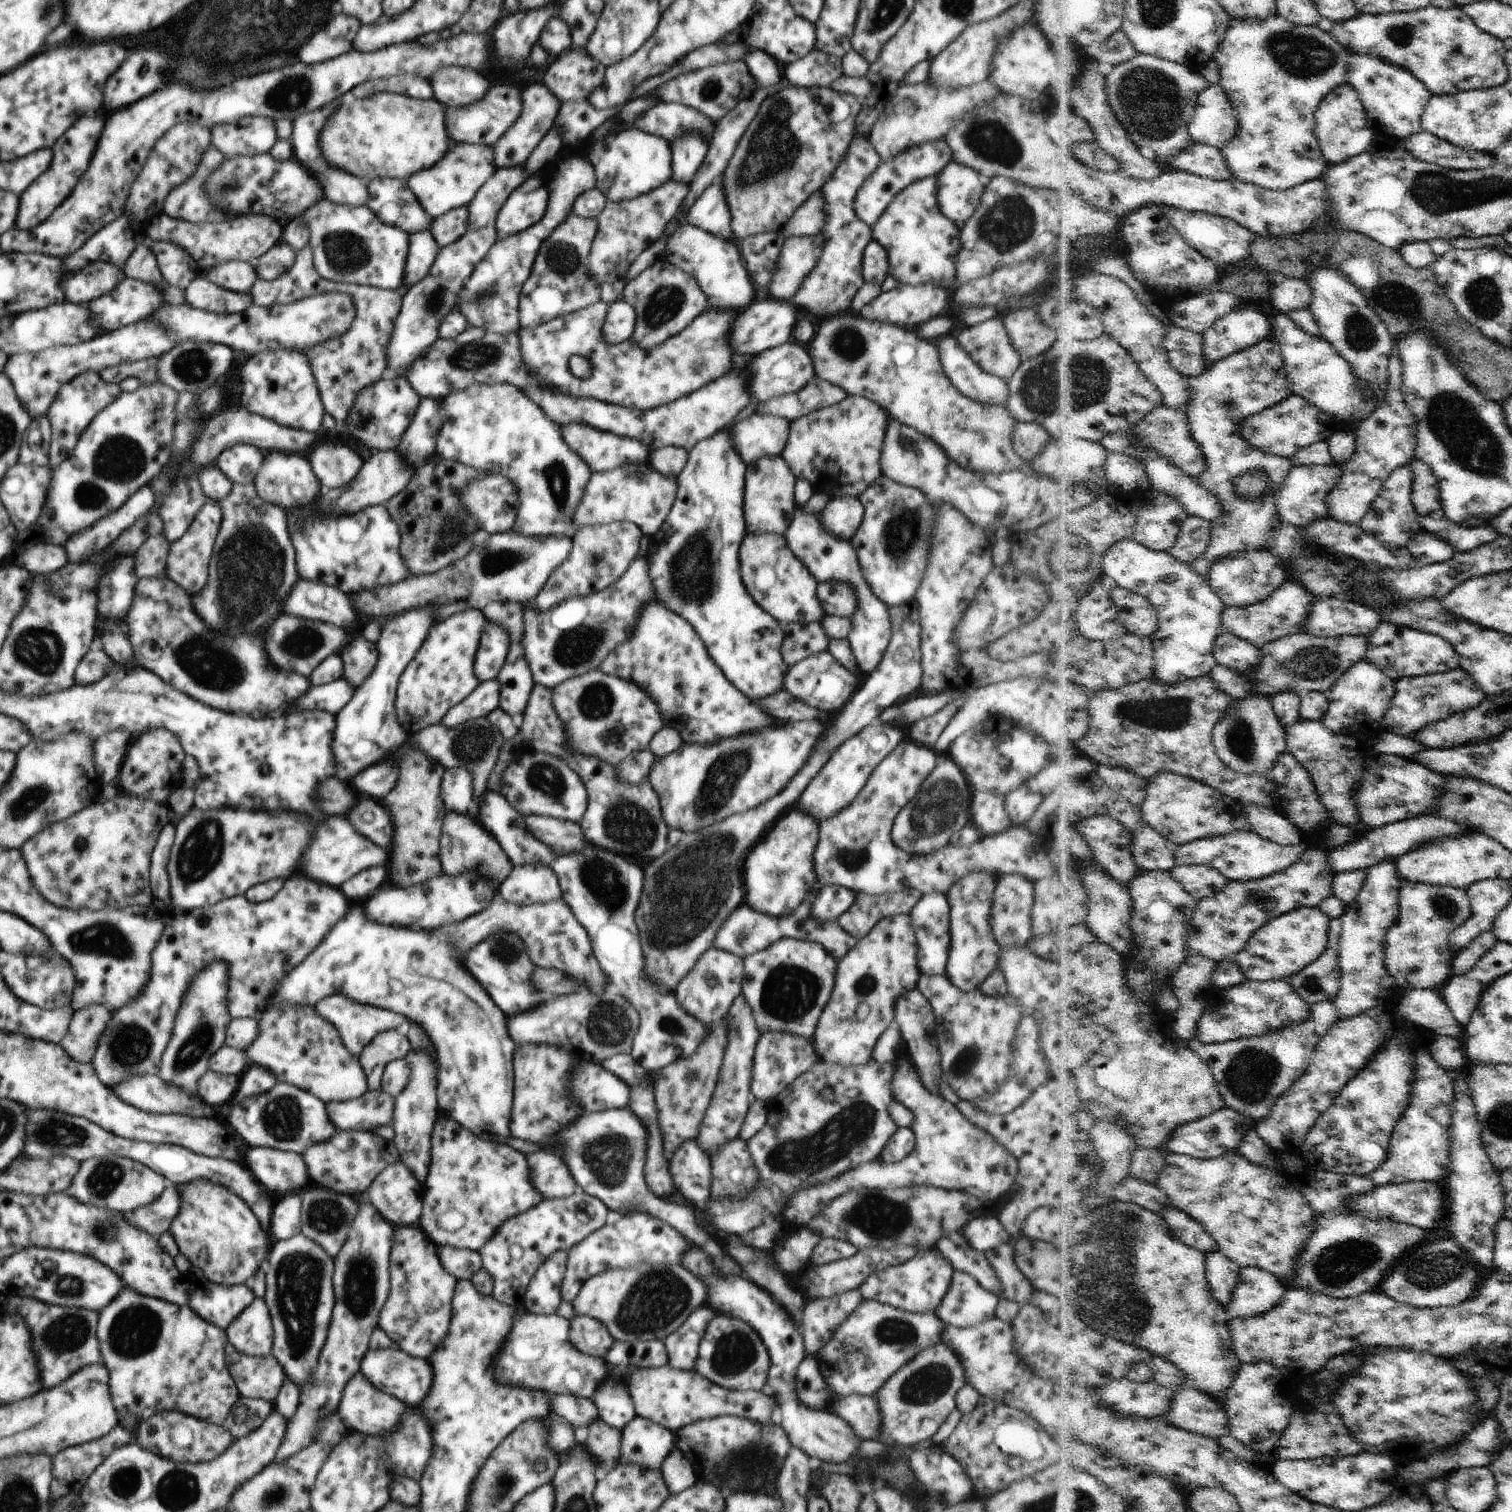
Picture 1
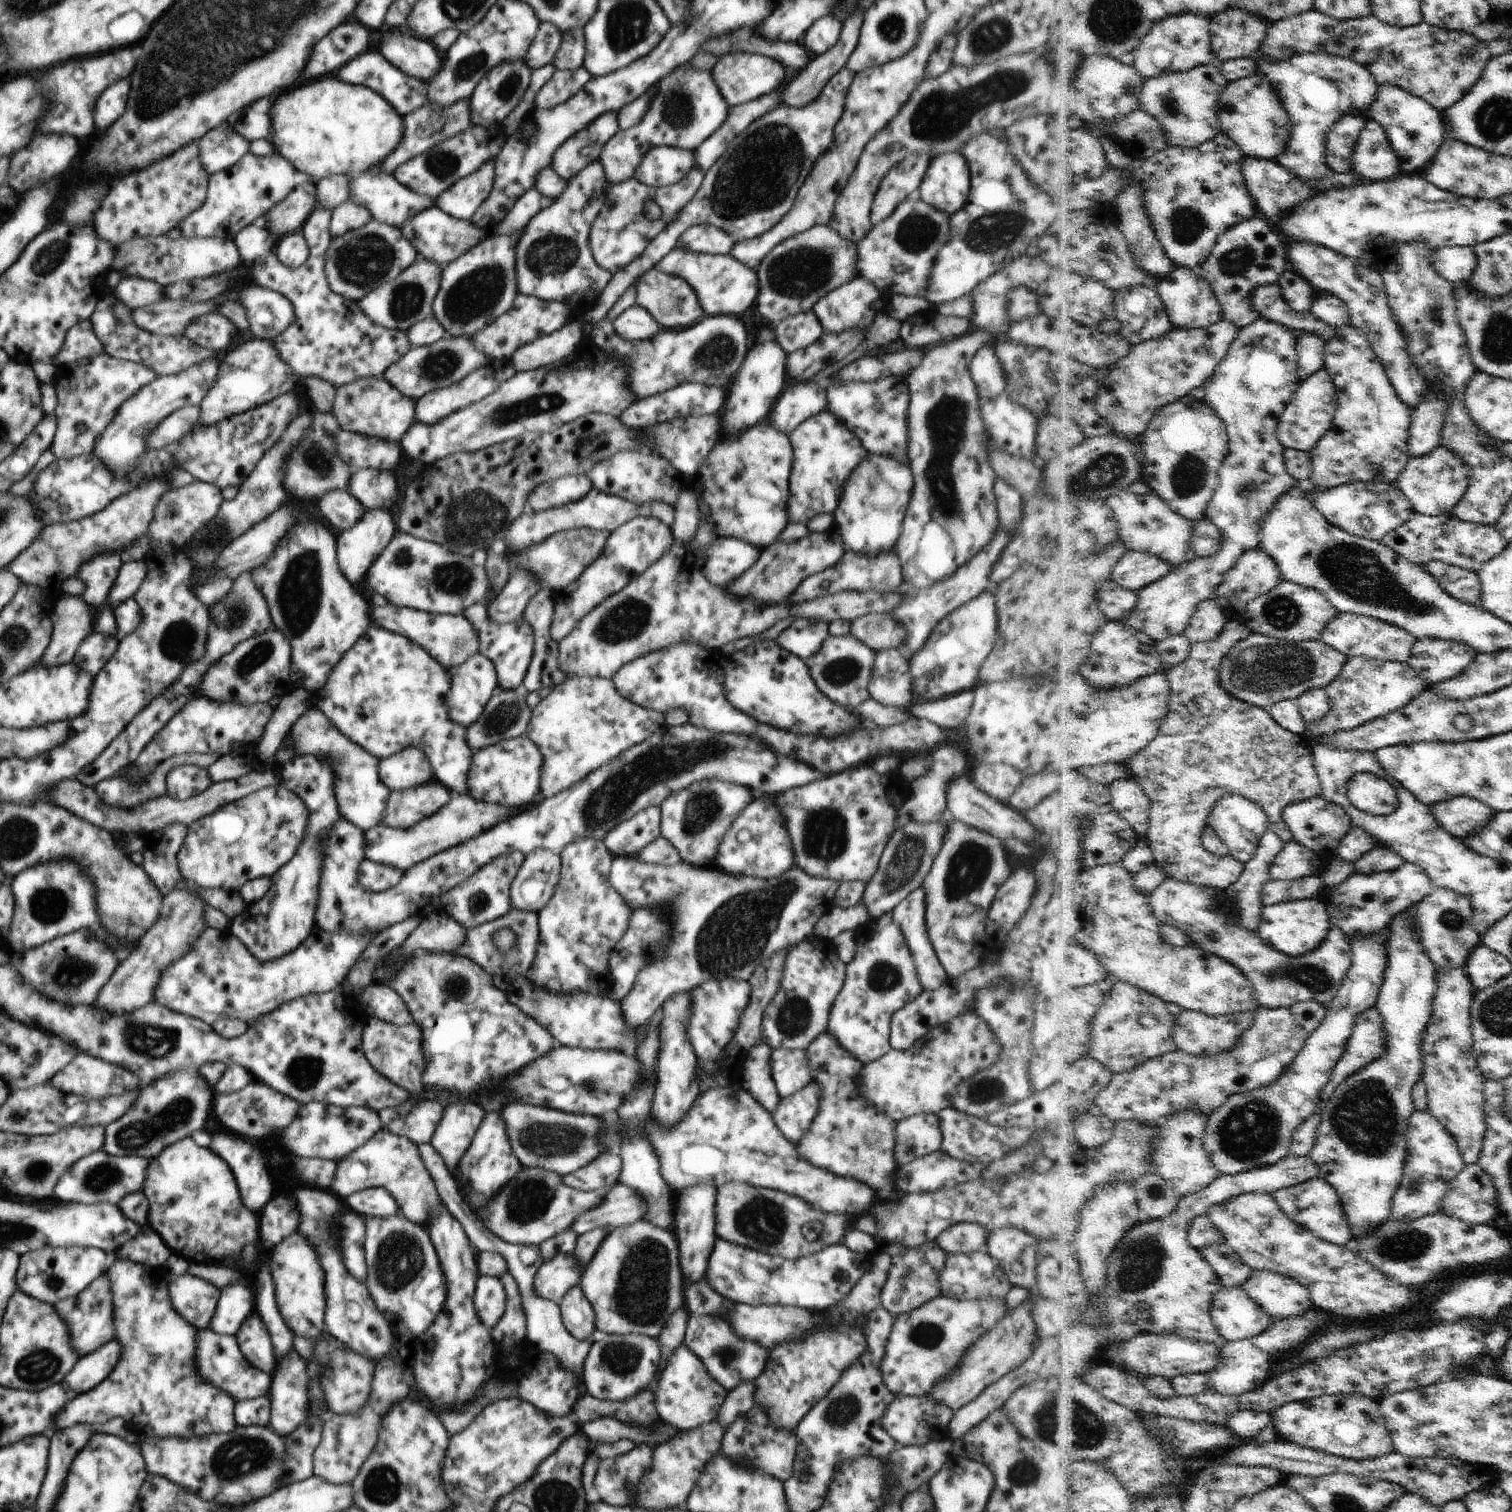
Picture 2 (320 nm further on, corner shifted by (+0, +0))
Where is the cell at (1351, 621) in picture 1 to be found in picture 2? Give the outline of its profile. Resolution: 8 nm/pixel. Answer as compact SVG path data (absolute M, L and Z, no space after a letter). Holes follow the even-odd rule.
M1340 613L1322 635L1324 642L1341 650L1350 658L1366 657L1402 662L1409 662L1410 658L1413 657L1413 648L1417 645L1418 639L1415 634L1401 626L1396 626L1394 623L1354 613Z

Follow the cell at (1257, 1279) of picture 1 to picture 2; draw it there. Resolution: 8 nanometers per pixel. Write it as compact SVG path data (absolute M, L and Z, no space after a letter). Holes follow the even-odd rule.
M1256 1269L1244 1287L1276 1320L1307 1313L1316 1306L1310 1287L1277 1270Z

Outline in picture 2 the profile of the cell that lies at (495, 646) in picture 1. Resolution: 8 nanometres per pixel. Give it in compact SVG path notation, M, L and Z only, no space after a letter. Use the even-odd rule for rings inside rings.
M479 652L452 673L447 711L452 722L469 727L499 688L494 663Z

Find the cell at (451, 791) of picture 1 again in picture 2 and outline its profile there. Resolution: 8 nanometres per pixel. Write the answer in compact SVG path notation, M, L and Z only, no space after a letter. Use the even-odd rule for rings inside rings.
M435 779L423 785L391 791L380 824L392 828L410 828L442 808L450 800L450 794L452 792Z

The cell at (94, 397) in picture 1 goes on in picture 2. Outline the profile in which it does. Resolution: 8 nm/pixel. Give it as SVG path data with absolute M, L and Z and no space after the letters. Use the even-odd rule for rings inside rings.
M102 352L71 366L58 366L54 388L57 392L57 427L50 450L57 459L71 459L93 452L96 441L113 421L122 403L150 384L158 375L142 363L122 361Z

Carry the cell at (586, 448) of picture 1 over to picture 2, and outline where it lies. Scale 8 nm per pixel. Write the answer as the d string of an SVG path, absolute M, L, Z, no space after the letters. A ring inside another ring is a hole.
M619 452L606 460L596 463L586 474L593 482L593 488L599 491L619 496L637 505L660 501L674 506L676 496L682 490L684 476L674 470L674 466L658 454L644 454L644 452Z

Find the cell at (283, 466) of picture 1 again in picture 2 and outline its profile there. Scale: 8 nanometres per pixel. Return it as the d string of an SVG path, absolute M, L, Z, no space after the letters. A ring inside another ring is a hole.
M330 492L318 502L320 514L340 532L350 530L364 514L362 504L348 492Z

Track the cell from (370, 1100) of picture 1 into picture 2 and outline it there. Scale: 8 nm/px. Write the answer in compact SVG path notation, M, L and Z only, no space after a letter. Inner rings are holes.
M426 1098L420 1100L406 1116L397 1118L382 1128L398 1136L409 1138L417 1145L430 1143L434 1131L440 1124L444 1109L439 1102Z

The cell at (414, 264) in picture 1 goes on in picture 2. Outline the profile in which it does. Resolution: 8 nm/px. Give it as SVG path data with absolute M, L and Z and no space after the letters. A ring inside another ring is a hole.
M419 257L393 281L371 290L370 294L365 294L358 301L359 307L374 324L406 333L413 324L433 316L433 300L440 290L442 271L443 268L439 264Z

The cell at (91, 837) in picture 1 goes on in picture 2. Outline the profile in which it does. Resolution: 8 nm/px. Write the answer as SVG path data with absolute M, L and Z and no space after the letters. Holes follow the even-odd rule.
M70 860L27 868L11 880L11 889L15 909L9 936L3 942L9 952L24 953L65 934L98 928L94 884Z

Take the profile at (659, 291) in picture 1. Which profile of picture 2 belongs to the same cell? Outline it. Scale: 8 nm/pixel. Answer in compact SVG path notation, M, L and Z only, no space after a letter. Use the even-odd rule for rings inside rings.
M650 269L640 276L635 304L643 306L662 329L685 329L702 319L704 314L695 296L694 289L683 278Z

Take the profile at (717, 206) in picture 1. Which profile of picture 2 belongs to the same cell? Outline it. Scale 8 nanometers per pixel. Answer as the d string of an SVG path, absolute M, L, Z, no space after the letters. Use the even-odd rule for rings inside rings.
M694 225L680 235L677 244L695 253L728 255L735 242L730 235L714 225Z

